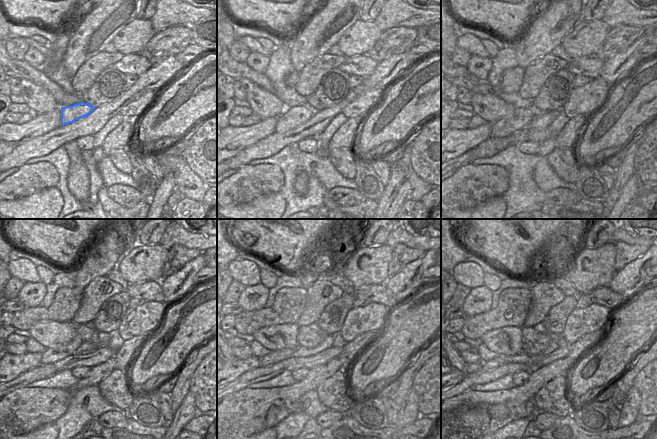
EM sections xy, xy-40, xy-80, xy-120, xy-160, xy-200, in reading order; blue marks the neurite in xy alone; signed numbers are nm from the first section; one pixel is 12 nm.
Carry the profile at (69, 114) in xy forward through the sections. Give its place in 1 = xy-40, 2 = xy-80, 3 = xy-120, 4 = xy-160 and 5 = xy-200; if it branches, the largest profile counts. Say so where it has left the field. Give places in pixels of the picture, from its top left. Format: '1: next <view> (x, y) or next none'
1: next xy-40 (292, 117)
2: next xy-80 (517, 120)
3: next xy-120 (51, 355)
4: next xy-160 (272, 357)
5: next xy-200 (499, 360)

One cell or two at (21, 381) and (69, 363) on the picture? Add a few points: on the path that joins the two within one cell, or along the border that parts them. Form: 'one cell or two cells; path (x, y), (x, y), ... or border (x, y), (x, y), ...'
one cell; path (33, 375), (57, 366)

